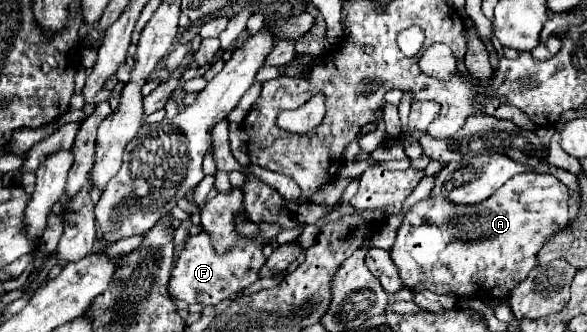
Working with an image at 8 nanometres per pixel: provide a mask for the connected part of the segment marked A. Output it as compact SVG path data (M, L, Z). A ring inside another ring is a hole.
M522 173L506 181L506 185L502 185L490 201L482 201L482 205L450 205L448 201L430 201L430 197L422 199L406 213L396 243L390 249L390 257L398 267L398 277L404 285L416 285L416 291L428 289L454 297L482 293L484 299L504 301L510 295L510 289L532 271L542 245L554 231L570 221L568 195L568 187L554 175Z

